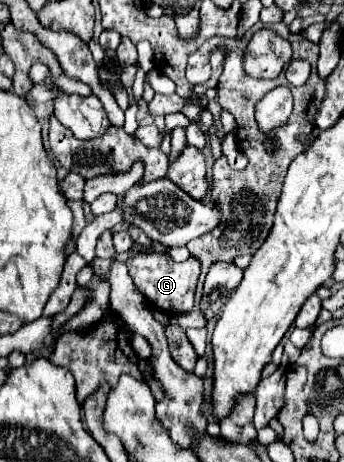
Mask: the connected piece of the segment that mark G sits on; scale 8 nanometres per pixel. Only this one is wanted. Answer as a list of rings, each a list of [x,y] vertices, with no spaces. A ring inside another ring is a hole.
[[[136,252],[136,254],[132,254],[132,258],[128,258],[126,266],[128,266],[128,274],[132,276],[138,292],[142,292],[144,298],[148,298],[150,304],[156,306],[158,310],[166,312],[168,316],[174,316],[174,314],[188,312],[192,308],[194,290],[196,290],[196,282],[198,282],[198,274],[200,274],[198,260],[188,258],[186,262],[176,264],[172,260],[166,260],[166,256],[162,256],[162,254]]]

